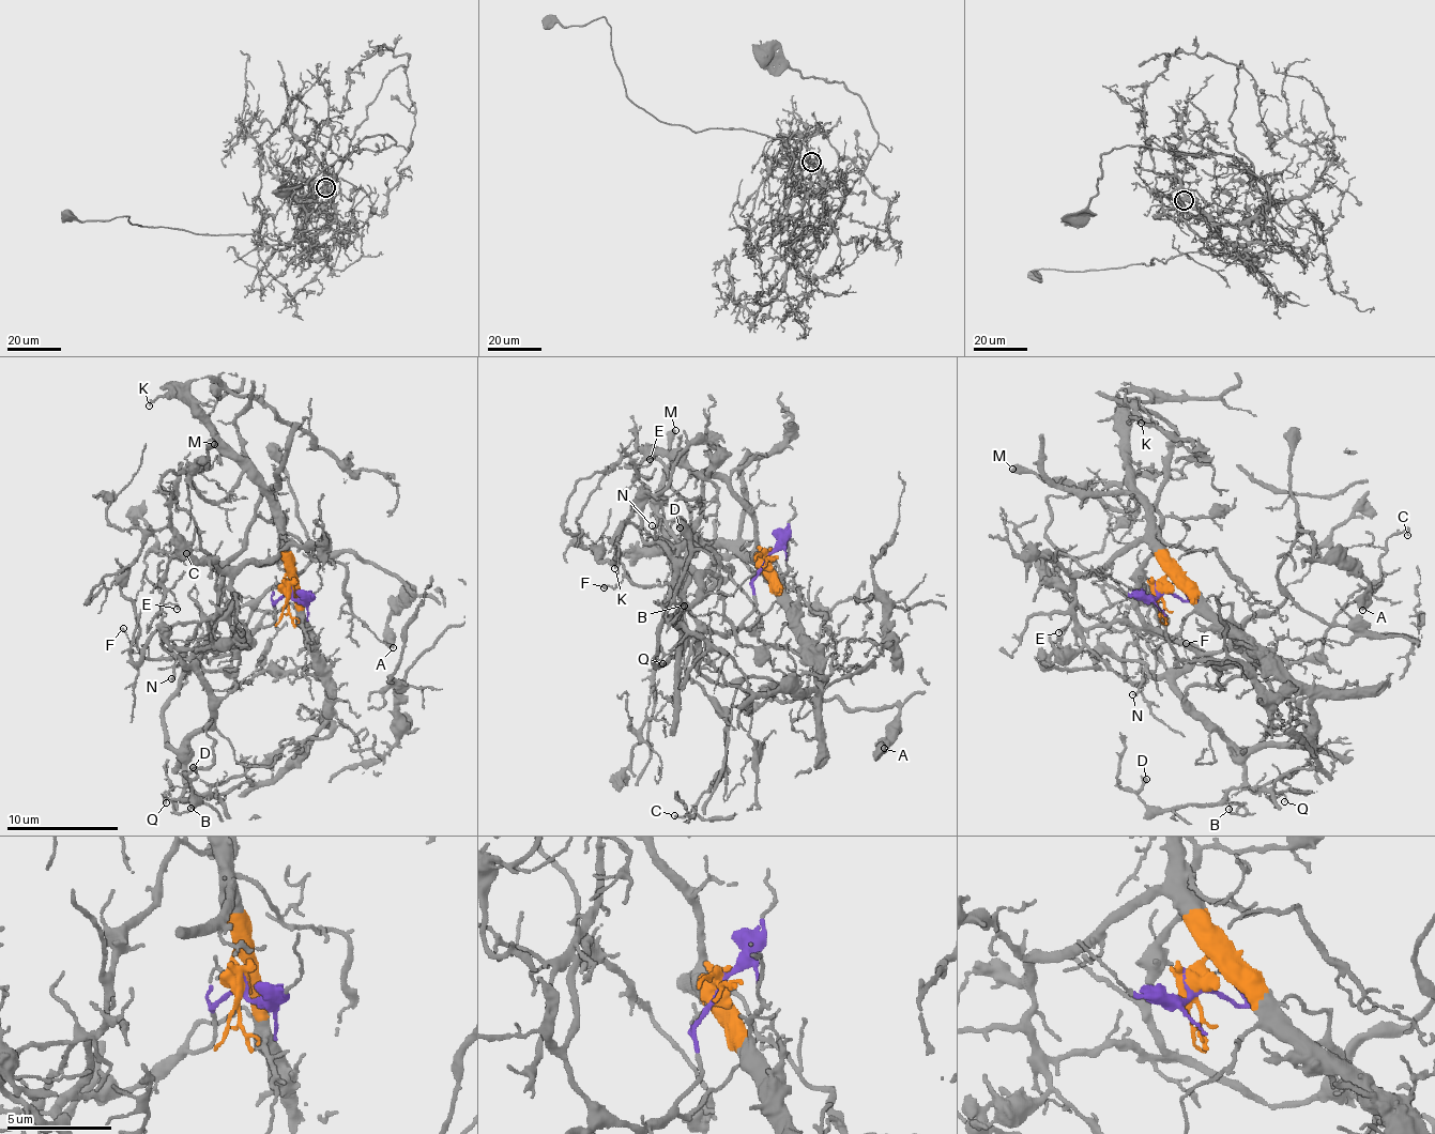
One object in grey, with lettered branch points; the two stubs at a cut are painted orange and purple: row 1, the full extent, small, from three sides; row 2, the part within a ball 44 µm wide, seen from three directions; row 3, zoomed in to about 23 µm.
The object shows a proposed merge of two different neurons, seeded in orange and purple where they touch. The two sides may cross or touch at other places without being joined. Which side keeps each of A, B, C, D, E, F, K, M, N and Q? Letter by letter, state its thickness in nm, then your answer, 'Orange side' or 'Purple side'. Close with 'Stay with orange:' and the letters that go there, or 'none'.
A: Thickness 500 nm. Purple side
B: Thickness 110 nm. Purple side
C: Thickness 120 nm. Purple side
D: Thickness 360 nm. Purple side
E: Thickness 140 nm. Orange side
F: Thickness 130 nm. Purple side
K: Thickness 150 nm. Orange side
M: Thickness 460 nm. Orange side
N: Thickness 150 nm. Purple side
Q: Thickness 70 nm. Purple side
Stay with orange: E, K, M

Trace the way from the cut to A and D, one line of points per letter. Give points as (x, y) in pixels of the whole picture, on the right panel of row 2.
A: (1161, 592), (1202, 602), (1238, 644), (1286, 598), (1279, 567), (1299, 526), (1368, 586), (1362, 610)
D: (1161, 592), (1226, 621), (1273, 706), (1219, 801), (1153, 808), (1147, 778)

